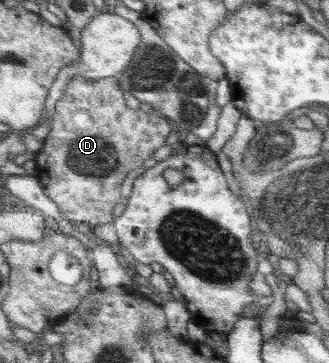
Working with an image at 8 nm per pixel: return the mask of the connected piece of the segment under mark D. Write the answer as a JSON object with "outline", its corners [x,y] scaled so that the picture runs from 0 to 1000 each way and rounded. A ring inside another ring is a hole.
{"outline":[[[228,209],[204,231],[195,264],[167,287],[149,366],[103,435],[112,449],[103,477],[125,501],[134,534],[170,556],[191,595],[213,609],[264,612],[274,623],[343,609],[340,576],[374,551],[365,515],[377,490],[389,474],[432,460],[444,441],[465,435],[468,416],[502,399],[526,355],[523,339],[502,322],[386,295],[371,256],[353,209],[298,220]]]}

